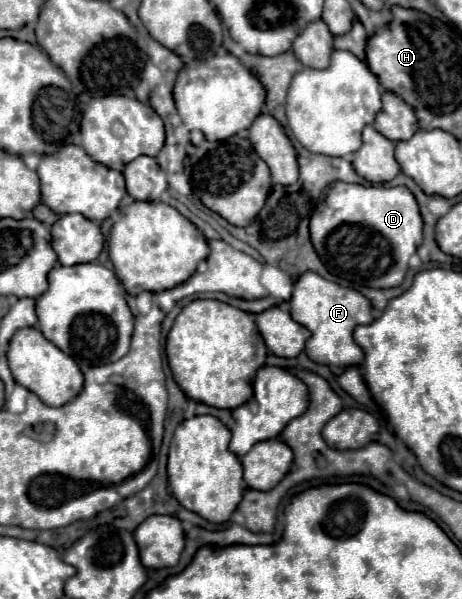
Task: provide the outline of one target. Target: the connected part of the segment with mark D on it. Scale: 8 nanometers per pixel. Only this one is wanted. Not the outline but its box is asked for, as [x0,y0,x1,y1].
[310,182,422,288]

